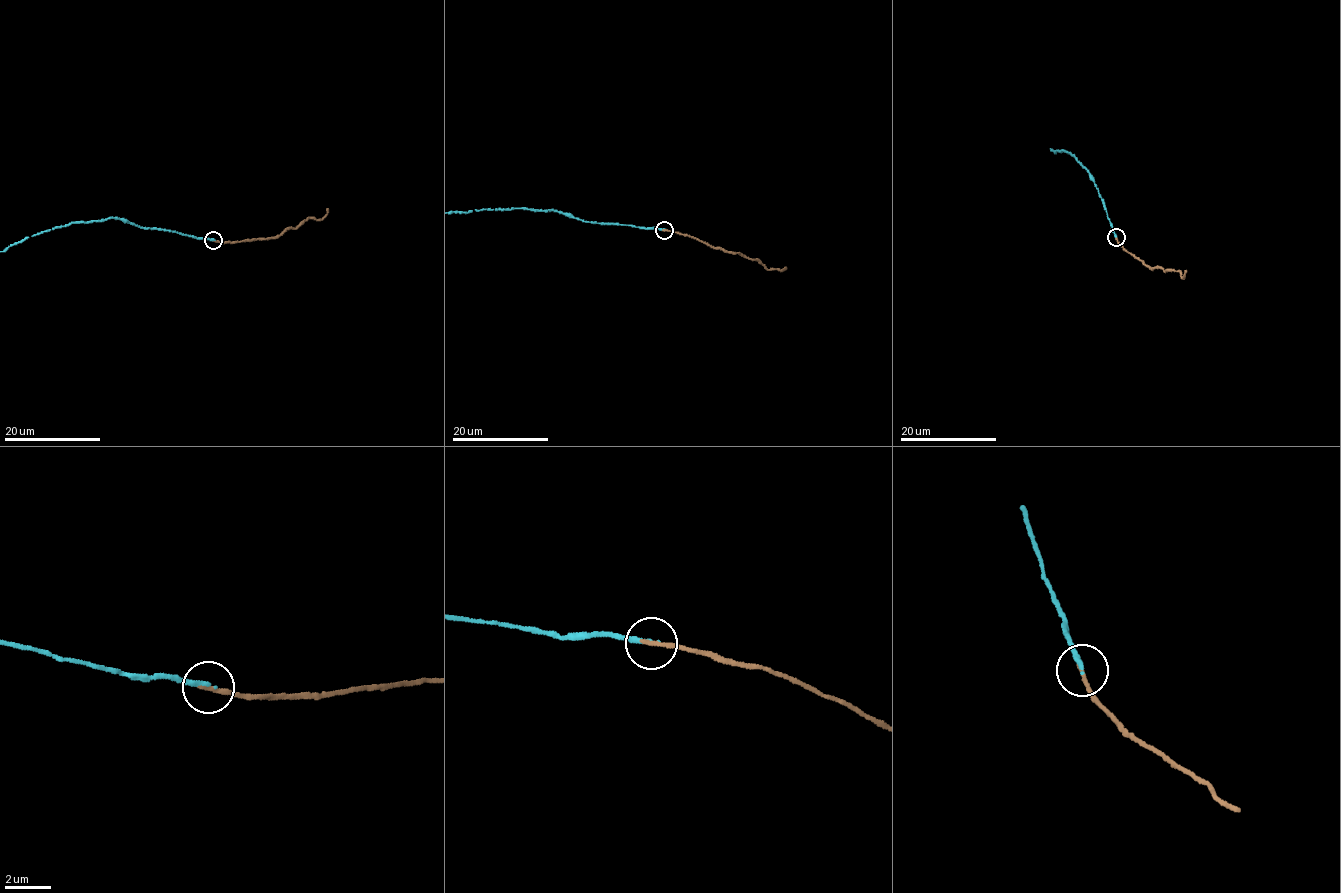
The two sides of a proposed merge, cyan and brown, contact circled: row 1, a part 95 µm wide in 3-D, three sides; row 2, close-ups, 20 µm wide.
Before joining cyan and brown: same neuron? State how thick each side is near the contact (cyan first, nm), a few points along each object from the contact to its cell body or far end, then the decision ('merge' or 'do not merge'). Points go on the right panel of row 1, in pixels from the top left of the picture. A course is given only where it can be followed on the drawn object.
calibres 200 and 220 nm; course brown (1116, 237), (1123, 249), (1151, 269), (1181, 272), (1182, 278), (1186, 271); merge

